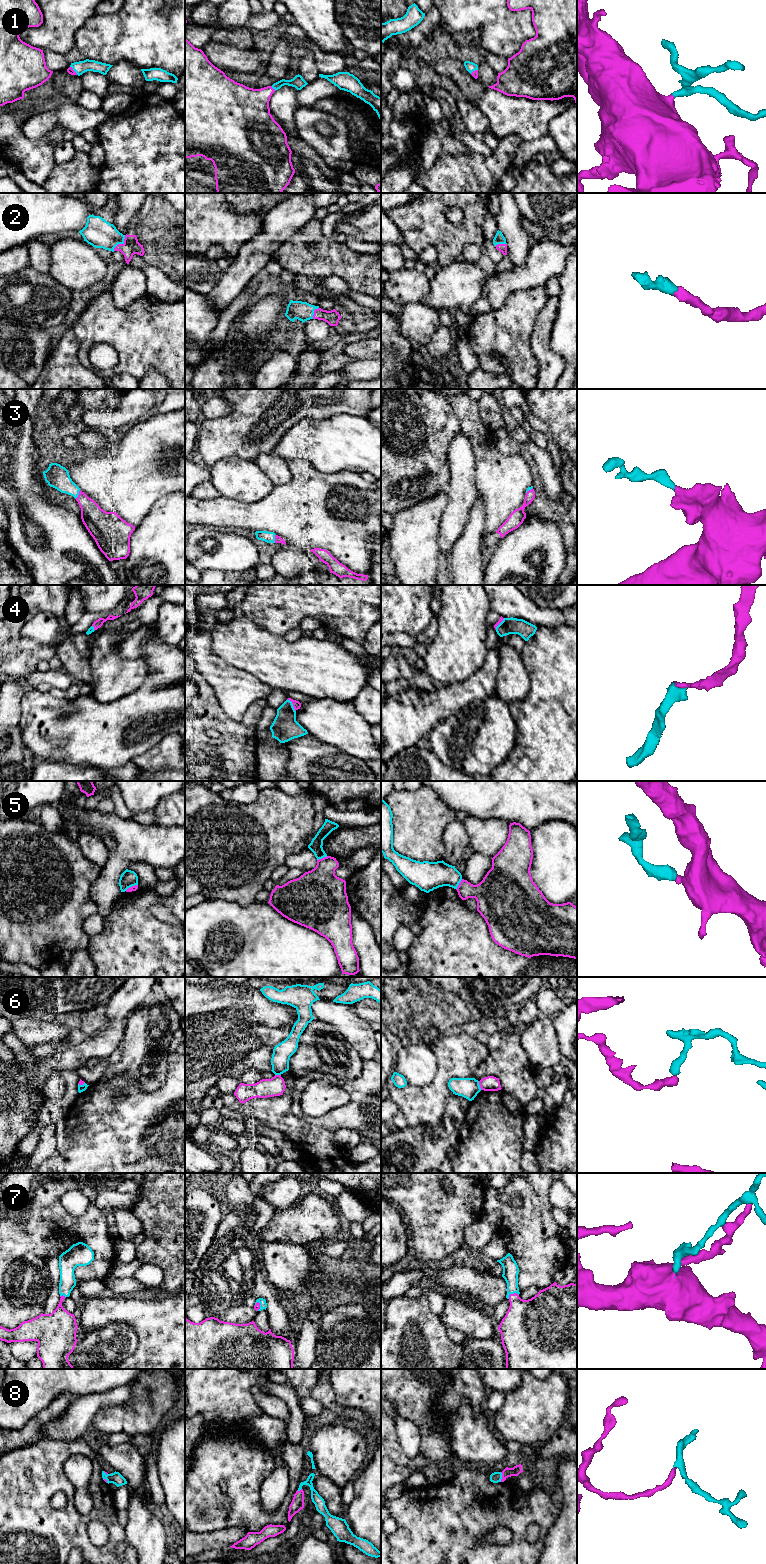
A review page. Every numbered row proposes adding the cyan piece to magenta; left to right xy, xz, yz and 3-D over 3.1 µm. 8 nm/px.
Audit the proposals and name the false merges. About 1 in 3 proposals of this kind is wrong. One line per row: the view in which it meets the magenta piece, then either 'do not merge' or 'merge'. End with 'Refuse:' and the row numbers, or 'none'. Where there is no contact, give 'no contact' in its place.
1: contact in xz; merge
2: contact in xy; merge
3: contact in xy; merge
4: contact in xz; merge
5: contact in xz; do not merge
6: contact in yz; do not merge
7: contact in yz; merge
8: contact in yz; merge
Refuse: 5, 6

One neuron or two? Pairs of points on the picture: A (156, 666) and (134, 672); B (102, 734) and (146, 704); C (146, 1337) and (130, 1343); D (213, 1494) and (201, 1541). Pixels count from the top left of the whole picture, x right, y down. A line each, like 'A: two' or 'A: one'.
A: two
B: one
C: two
D: two

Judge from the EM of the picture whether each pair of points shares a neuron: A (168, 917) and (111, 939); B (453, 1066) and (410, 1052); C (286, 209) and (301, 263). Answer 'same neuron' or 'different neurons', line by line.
A: different neurons
B: different neurons
C: different neurons

